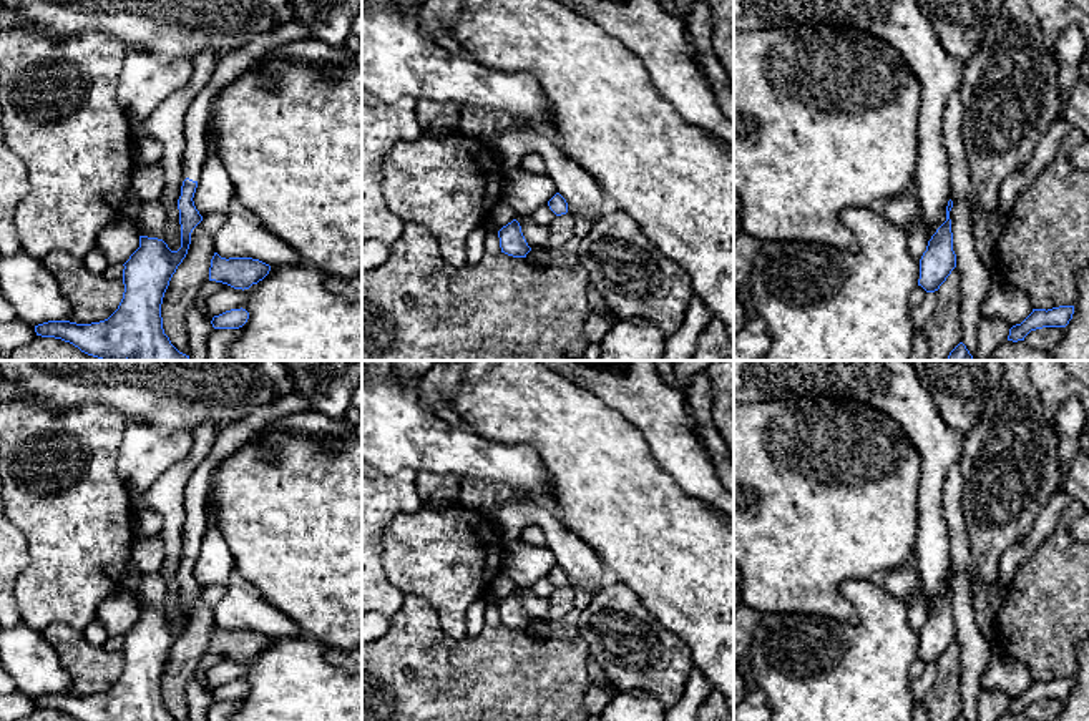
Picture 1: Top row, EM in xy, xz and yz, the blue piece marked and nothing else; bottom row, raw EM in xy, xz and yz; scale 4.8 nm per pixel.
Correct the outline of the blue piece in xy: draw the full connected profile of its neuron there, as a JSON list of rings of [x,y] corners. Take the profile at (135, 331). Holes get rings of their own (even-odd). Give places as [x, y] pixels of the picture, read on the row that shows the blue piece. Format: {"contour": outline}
{"contour": [[[291,20],[219,58],[209,83],[184,115],[183,184],[178,199],[181,248],[171,251],[163,239],[139,236],[139,248],[123,264],[123,299],[108,319],[91,324],[48,321],[35,326],[37,336],[61,339],[101,360],[189,360],[164,334],[161,304],[173,274],[188,254],[191,233],[203,221],[193,198],[208,159],[206,131],[212,101],[267,52],[310,37],[302,23]]]}

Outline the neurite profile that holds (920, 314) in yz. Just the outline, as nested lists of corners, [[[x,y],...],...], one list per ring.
[[[926,292],[923,302],[911,309],[911,322],[915,331],[921,329],[936,309],[936,292]]]

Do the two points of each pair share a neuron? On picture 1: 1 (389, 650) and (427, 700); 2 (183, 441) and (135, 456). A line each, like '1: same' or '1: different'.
1: same
2: same

